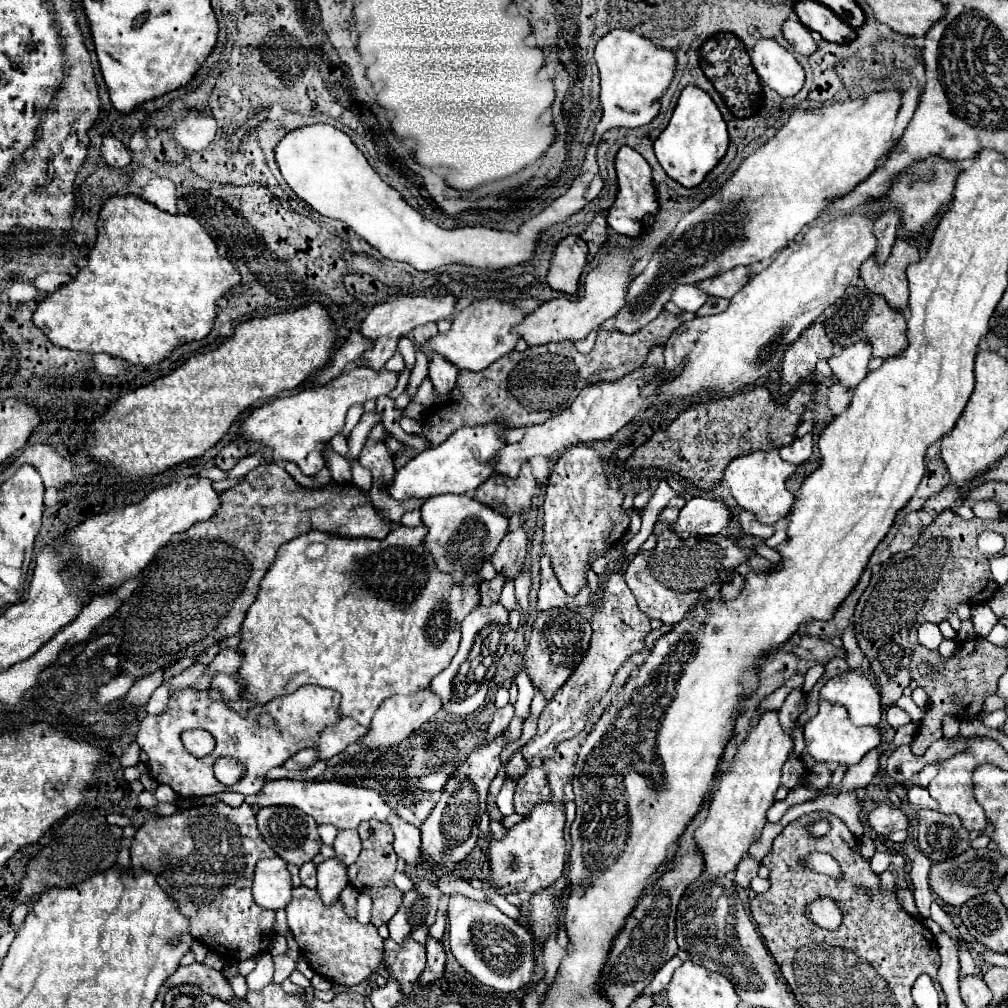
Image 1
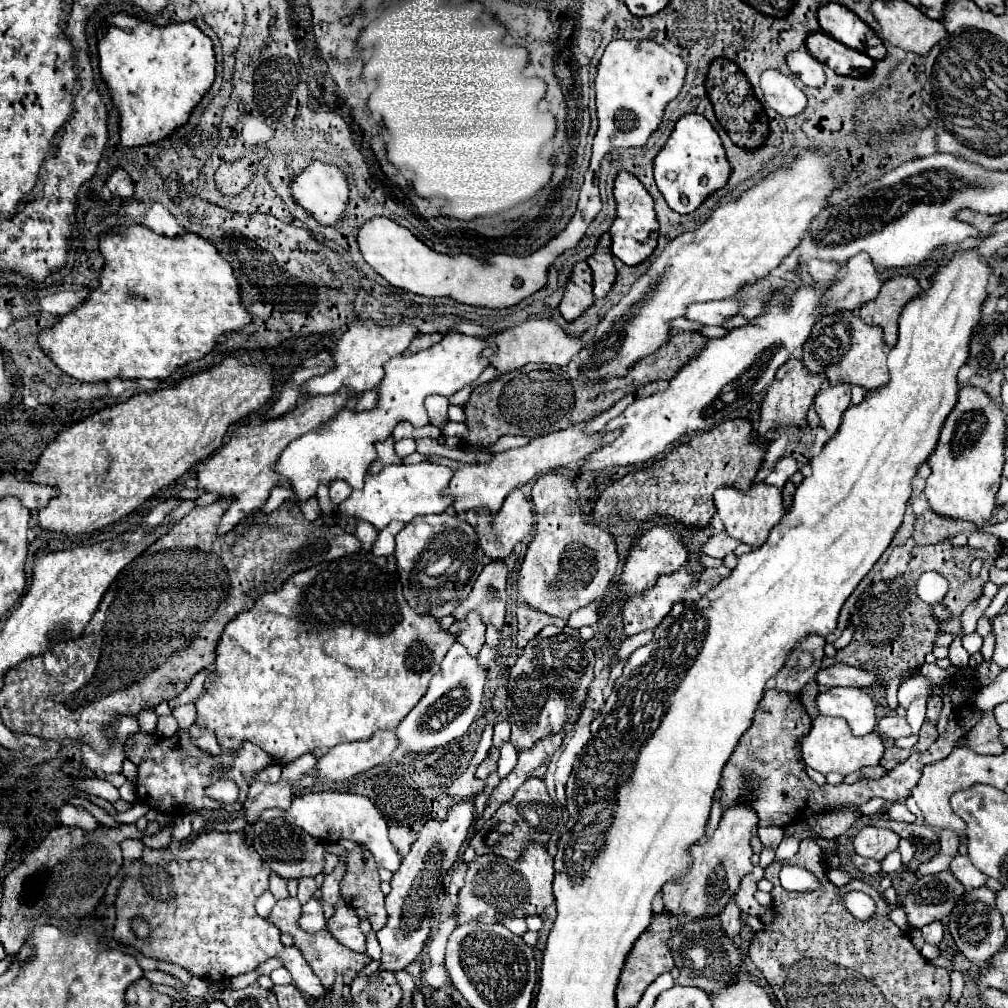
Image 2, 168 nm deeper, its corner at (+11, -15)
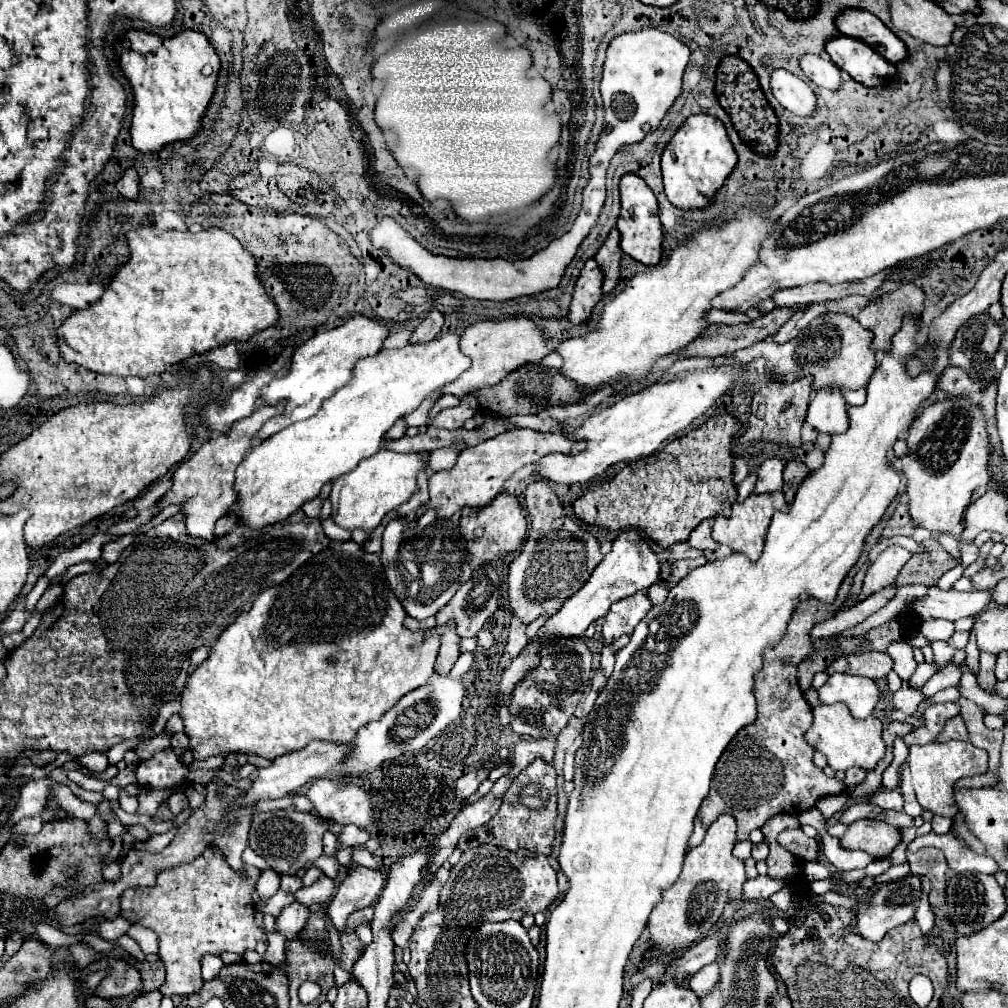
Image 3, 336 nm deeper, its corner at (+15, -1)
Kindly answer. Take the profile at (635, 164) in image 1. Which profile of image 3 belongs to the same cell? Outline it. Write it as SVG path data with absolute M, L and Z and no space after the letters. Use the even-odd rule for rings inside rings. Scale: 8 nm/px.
M625 173L619 181L621 191L621 215L617 221L617 229L621 233L621 249L635 261L641 261L645 265L657 265L661 259L661 241L663 241L663 227L659 221L659 207L653 191L647 187L647 183L635 175Z

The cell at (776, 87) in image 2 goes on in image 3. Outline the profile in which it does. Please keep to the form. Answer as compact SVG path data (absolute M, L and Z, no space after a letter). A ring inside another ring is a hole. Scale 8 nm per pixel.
M773 69L771 91L775 99L795 115L807 117L815 109L815 93L811 91L811 87L785 69Z

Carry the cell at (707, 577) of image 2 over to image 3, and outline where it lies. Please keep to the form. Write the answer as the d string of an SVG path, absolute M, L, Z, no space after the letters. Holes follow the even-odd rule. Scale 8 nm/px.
M705 557L687 559L687 561L675 561L675 563L673 563L673 569L671 569L671 579L673 579L673 581L679 581L679 579L687 577L691 569L695 569L695 567L699 567L699 565L705 565L705 563L707 563Z

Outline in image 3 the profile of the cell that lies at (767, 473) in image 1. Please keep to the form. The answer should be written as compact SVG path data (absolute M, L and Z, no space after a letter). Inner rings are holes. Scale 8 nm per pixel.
M781 491L777 493L751 493L743 503L733 503L731 505L731 515L729 517L715 517L713 521L713 539L719 543L727 543L733 547L733 551L745 553L751 561L757 561L761 551L763 551L763 541L765 541L765 531L771 523L773 511L787 511L789 503L785 501L785 495Z

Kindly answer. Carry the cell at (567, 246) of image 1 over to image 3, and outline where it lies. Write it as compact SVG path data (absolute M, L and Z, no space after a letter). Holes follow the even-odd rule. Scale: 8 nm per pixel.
M587 259L573 289L567 319L575 325L583 323L591 315L593 307L597 305L599 295L601 295L599 291L601 291L599 289L599 265L595 263L595 259Z

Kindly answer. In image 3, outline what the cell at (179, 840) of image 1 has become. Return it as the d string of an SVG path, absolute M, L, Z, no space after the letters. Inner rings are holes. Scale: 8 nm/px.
M209 847L203 855L193 859L191 863L183 863L173 869L165 869L157 873L157 883L153 887L133 887L121 895L121 917L127 919L131 925L143 925L153 929L159 937L159 957L167 967L167 979L159 989L163 995L189 995L197 993L203 987L201 977L201 959L207 953L221 955L225 951L233 951L243 955L249 949L255 949L259 941L267 941L265 931L261 931L255 923L255 909L253 909L253 891L257 887L257 877L261 869L245 867L245 873L235 873L227 857L219 847Z

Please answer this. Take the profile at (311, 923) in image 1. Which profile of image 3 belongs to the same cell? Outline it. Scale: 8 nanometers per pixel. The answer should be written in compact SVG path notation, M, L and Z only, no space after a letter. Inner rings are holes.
M277 891L269 901L257 901L257 909L263 913L263 915L279 915L281 913L281 909L283 907L287 907L287 905L291 905L295 901L295 897L293 897L293 893L285 893L285 891Z

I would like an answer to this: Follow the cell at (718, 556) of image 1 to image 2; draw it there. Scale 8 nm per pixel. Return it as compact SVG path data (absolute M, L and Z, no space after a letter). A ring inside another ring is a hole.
M681 567L681 571L673 575L663 575L653 589L645 591L645 595L623 603L623 633L629 637L647 629L655 629L671 611L673 603L683 601L683 593L695 585L697 577L689 573L687 567Z

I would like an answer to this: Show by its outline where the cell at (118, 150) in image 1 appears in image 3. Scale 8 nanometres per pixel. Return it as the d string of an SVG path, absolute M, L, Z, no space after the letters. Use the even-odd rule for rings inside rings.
M133 167L125 169L115 187L117 187L117 191L119 191L123 197L135 199L137 193L139 193L139 175L137 175L137 171L135 171Z

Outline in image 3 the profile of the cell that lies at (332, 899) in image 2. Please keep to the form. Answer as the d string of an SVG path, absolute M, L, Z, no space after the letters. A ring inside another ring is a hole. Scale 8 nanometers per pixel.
M327 875L319 877L311 887L305 887L303 891L295 893L295 899L301 901L303 905L315 905L315 903L325 903L333 897L335 893L335 883Z

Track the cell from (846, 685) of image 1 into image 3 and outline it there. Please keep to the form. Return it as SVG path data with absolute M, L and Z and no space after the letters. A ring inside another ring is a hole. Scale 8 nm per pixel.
M833 673L817 693L821 703L845 703L855 719L869 717L879 701L879 689L873 679L845 673Z

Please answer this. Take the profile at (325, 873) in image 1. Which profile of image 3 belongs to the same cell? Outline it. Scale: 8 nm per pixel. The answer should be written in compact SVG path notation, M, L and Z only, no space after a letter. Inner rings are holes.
M299 901L287 905L281 915L277 917L277 931L285 937L285 939L291 939L295 937L307 923L307 917L309 917L309 907L305 905L299 905Z

